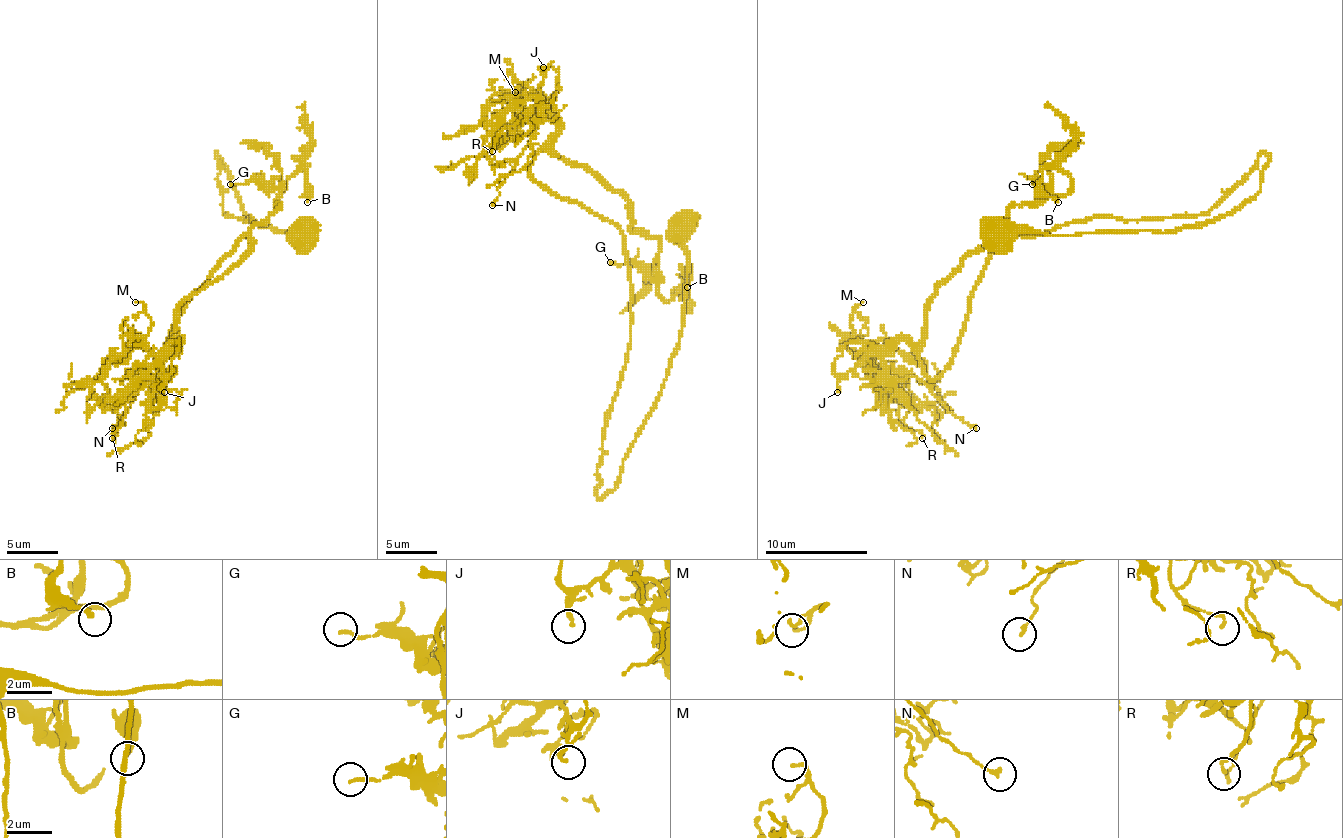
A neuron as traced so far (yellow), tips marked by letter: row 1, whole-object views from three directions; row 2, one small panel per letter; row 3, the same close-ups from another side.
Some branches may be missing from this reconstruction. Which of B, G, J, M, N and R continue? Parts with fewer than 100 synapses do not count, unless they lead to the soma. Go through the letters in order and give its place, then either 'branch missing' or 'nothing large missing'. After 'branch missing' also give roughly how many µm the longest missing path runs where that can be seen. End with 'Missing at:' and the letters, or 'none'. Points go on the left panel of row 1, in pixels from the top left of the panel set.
B: place (307, 202); nothing large missing
G: place (230, 184); nothing large missing
J: place (164, 392); nothing large missing
M: place (135, 302); nothing large missing
N: place (112, 428); nothing large missing
R: place (112, 438); nothing large missing
Missing at: none

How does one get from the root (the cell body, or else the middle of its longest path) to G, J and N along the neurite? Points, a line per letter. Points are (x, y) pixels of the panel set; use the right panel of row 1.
G: (994, 235), (1204, 225), (1268, 158), (1199, 215), (1001, 238), (932, 379), (924, 307), (1032, 184)
J: (994, 235), (1204, 225), (1260, 189), (1268, 158), (1199, 215), (1001, 238), (937, 376), (899, 340), (837, 392)
N: (994, 235), (1204, 225), (1268, 158), (1199, 215), (1001, 238), (950, 363), (883, 358), (976, 428)

